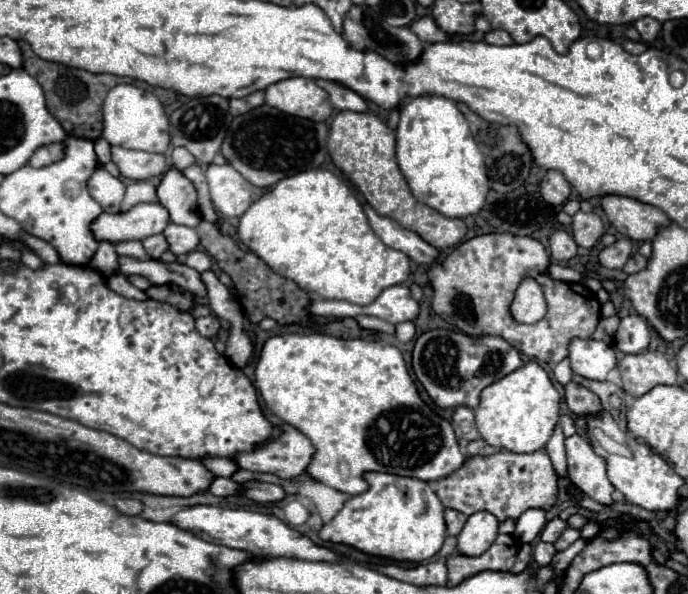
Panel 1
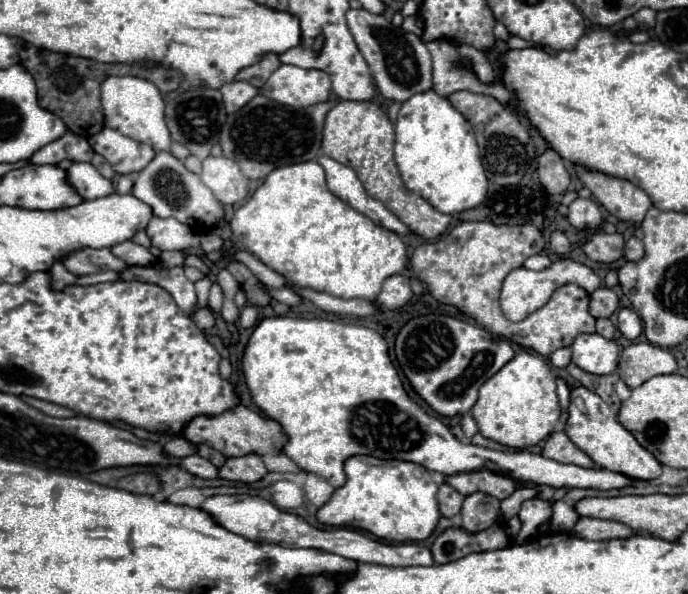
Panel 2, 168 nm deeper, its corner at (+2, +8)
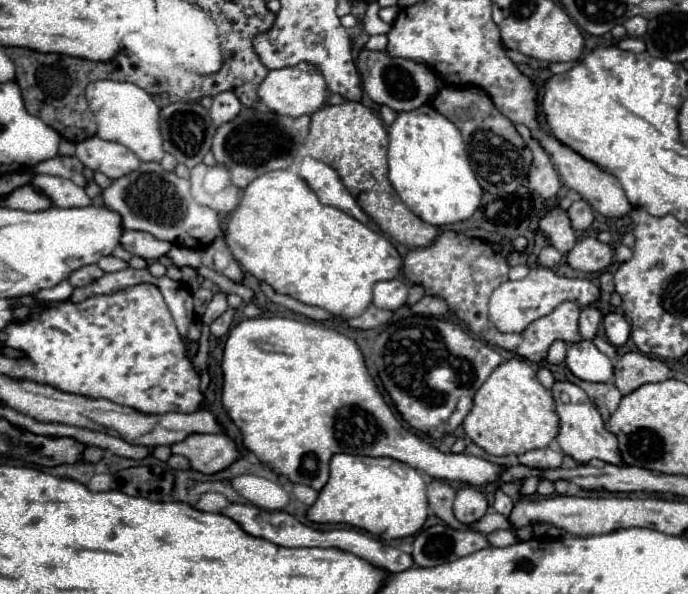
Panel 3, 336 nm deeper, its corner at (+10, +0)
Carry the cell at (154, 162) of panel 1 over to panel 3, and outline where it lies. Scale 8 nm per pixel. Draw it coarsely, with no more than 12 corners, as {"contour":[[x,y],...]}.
{"contour":[[98,136],[78,142],[76,158],[112,180],[140,166],[136,154]]}

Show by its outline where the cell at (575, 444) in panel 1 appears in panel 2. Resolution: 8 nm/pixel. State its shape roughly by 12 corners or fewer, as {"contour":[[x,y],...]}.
{"contour":[[552,432],[542,456],[592,468],[592,460],[564,432]]}

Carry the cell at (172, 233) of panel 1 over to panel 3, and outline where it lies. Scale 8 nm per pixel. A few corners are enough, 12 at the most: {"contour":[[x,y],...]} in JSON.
{"contour":[[126,230],[122,244],[130,254],[158,260],[172,248],[148,232]]}

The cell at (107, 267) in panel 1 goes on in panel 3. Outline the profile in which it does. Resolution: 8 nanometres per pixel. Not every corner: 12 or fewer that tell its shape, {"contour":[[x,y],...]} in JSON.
{"contour":[[96,264],[82,266],[68,278],[72,286],[86,286],[102,272]]}

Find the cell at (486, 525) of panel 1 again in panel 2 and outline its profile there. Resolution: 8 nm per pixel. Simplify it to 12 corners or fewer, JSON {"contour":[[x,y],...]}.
{"contour":[[476,492],[464,498],[462,528],[486,530],[500,516],[500,500]]}

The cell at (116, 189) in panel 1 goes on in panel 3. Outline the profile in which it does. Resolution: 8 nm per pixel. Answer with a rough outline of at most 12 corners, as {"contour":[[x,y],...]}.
{"contour":[[38,174],[32,186],[58,208],[92,204],[86,190],[66,178]]}

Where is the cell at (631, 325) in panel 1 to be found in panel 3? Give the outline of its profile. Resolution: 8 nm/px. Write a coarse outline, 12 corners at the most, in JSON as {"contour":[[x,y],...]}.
{"contour":[[616,312],[604,316],[606,338],[622,346],[630,338],[630,324]]}

